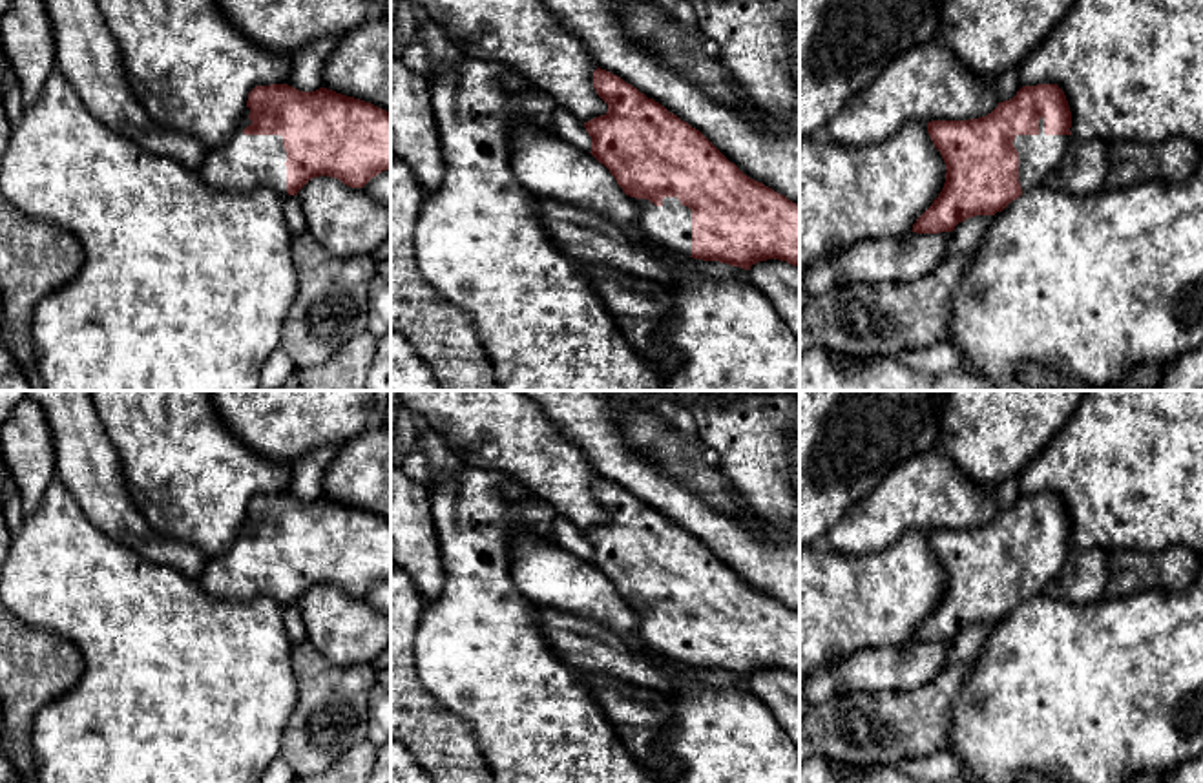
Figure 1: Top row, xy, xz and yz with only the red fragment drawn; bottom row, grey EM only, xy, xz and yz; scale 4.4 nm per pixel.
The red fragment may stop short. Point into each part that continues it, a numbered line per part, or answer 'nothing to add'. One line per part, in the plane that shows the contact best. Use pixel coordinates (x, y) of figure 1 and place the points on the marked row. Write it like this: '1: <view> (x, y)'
1: yz (1039, 156)

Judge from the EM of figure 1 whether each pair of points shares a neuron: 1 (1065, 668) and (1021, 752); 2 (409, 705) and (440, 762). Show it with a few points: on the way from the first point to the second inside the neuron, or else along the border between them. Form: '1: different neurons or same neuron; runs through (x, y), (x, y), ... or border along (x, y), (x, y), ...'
1: same neuron; runs through (1048, 689), (1021, 716), (1021, 732)
2: same neuron; runs through (417, 720), (440, 747)

